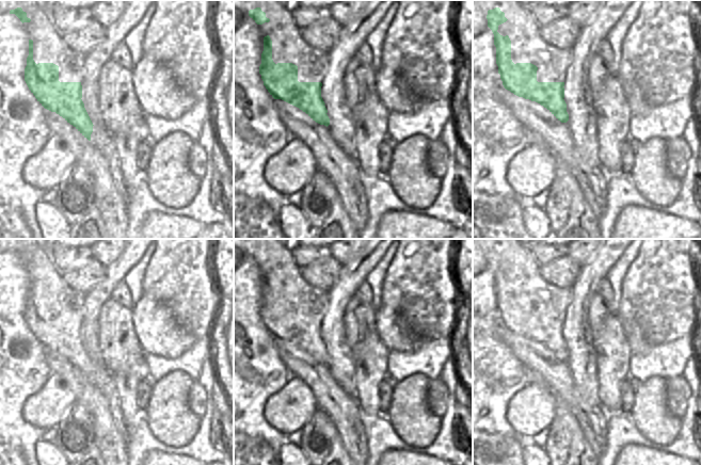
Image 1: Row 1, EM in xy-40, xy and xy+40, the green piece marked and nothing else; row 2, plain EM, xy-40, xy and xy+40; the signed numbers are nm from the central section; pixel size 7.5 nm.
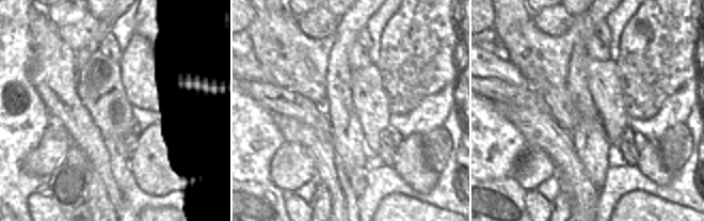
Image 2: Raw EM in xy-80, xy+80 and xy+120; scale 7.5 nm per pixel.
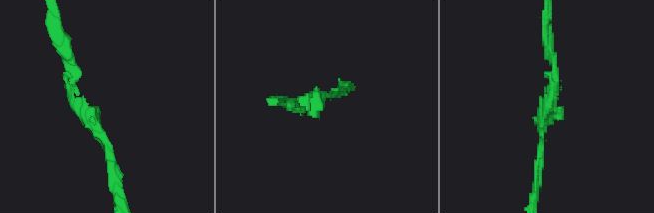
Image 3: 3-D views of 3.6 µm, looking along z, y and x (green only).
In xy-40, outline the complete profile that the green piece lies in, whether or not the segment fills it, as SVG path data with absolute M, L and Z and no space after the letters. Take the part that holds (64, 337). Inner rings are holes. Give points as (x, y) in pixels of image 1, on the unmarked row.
M29 278L29 294L25 307L25 320L37 340L47 349L55 351L91 380L93 362L82 340L81 321L60 321L59 305L53 302L38 302L33 299L33 279Z

